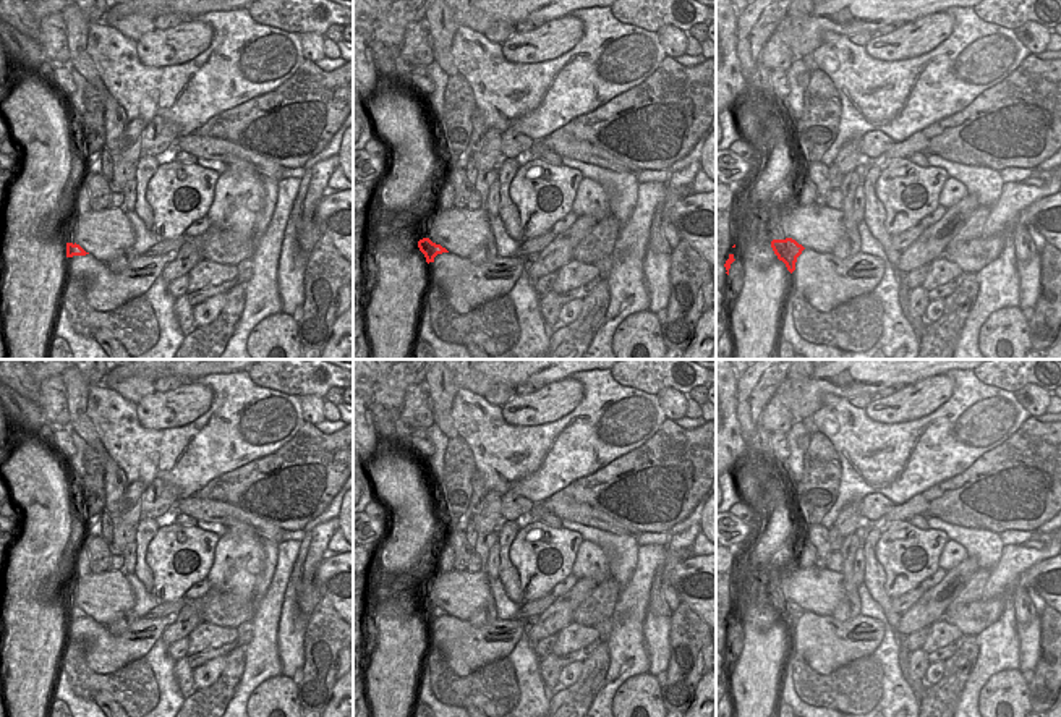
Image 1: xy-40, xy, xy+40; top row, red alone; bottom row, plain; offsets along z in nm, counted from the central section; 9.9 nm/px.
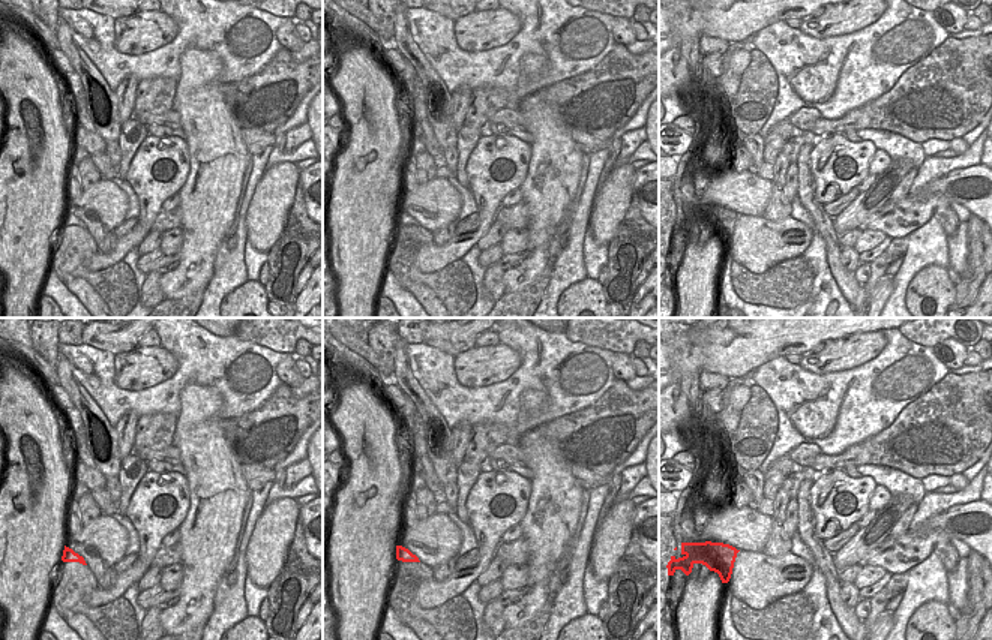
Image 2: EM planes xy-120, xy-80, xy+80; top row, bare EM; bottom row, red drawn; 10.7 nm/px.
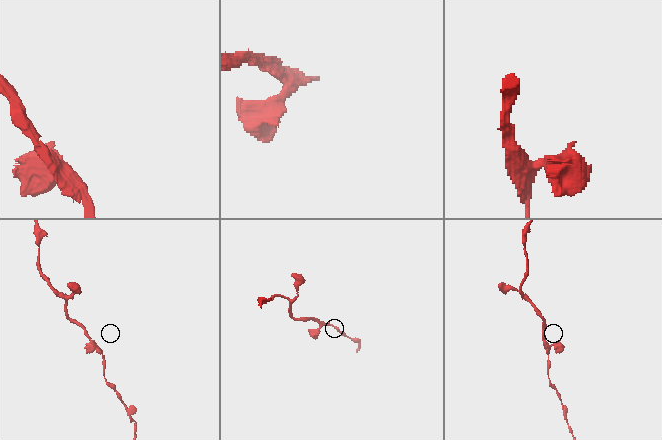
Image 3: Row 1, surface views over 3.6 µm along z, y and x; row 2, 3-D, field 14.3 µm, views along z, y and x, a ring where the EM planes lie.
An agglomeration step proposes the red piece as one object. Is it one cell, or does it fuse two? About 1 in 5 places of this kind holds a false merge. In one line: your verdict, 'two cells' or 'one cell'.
one cell

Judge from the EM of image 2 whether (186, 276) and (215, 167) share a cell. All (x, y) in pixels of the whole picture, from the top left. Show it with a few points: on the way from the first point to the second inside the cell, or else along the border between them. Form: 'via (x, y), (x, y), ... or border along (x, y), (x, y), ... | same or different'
via (198, 249), (210, 194) | same

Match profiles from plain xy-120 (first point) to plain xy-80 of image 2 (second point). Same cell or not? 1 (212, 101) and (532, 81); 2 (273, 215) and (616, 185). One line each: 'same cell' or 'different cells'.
1: different cells
2: same cell

